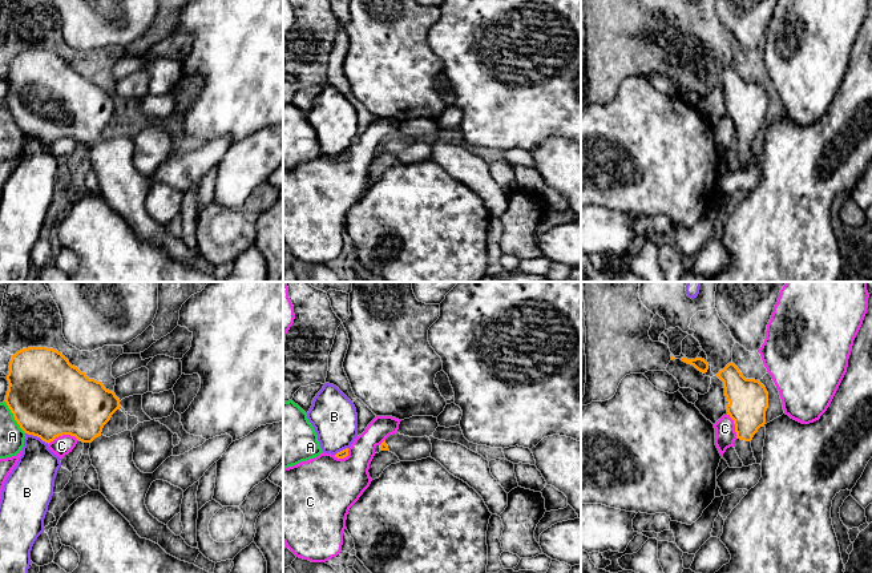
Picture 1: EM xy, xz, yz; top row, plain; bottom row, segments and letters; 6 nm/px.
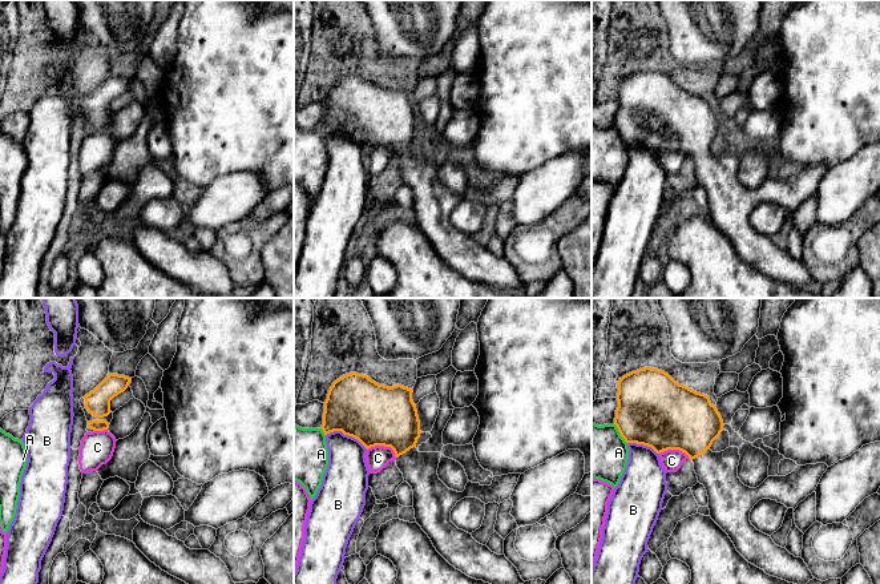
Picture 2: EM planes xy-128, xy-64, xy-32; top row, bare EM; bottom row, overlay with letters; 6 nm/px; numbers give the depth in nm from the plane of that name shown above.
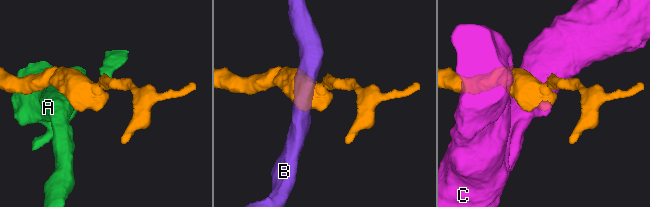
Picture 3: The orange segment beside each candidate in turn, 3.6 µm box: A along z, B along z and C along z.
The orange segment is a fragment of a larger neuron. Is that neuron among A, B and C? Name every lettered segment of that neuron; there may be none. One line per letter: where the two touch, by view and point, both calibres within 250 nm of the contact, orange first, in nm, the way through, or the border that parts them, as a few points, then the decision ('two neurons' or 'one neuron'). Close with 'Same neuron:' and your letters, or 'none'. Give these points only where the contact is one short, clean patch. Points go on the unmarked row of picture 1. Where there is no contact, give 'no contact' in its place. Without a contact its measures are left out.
A: meets orange in xy at (13, 118); 480 nm thick on the orange side, 150 nm on the other; two neurons
B: meets orange in xy at (37, 138); 480 nm thick on the orange side, 260 nm on the other; two neurons
C: meets orange in xy at (63, 136); 480 nm thick on the orange side, 120 nm on the other; two neurons
Same neuron: none

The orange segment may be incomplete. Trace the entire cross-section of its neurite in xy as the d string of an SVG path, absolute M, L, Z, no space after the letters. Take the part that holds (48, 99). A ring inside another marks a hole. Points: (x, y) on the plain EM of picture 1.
M28 49L17 53L9 64L7 82L9 88L4 104L25 136L37 138L48 146L62 137L89 145L89 158L98 175L100 194L130 225L137 237L158 246L167 257L181 263L195 265L199 251L189 249L181 238L175 238L167 227L154 221L145 207L145 199L156 182L167 183L183 194L199 183L233 145L230 137L209 141L183 157L167 160L153 175L144 175L133 164L132 133L110 140L101 136L112 117L120 112L120 101L113 93L106 92L102 84L89 81L85 74L72 68L61 55L47 49Z

